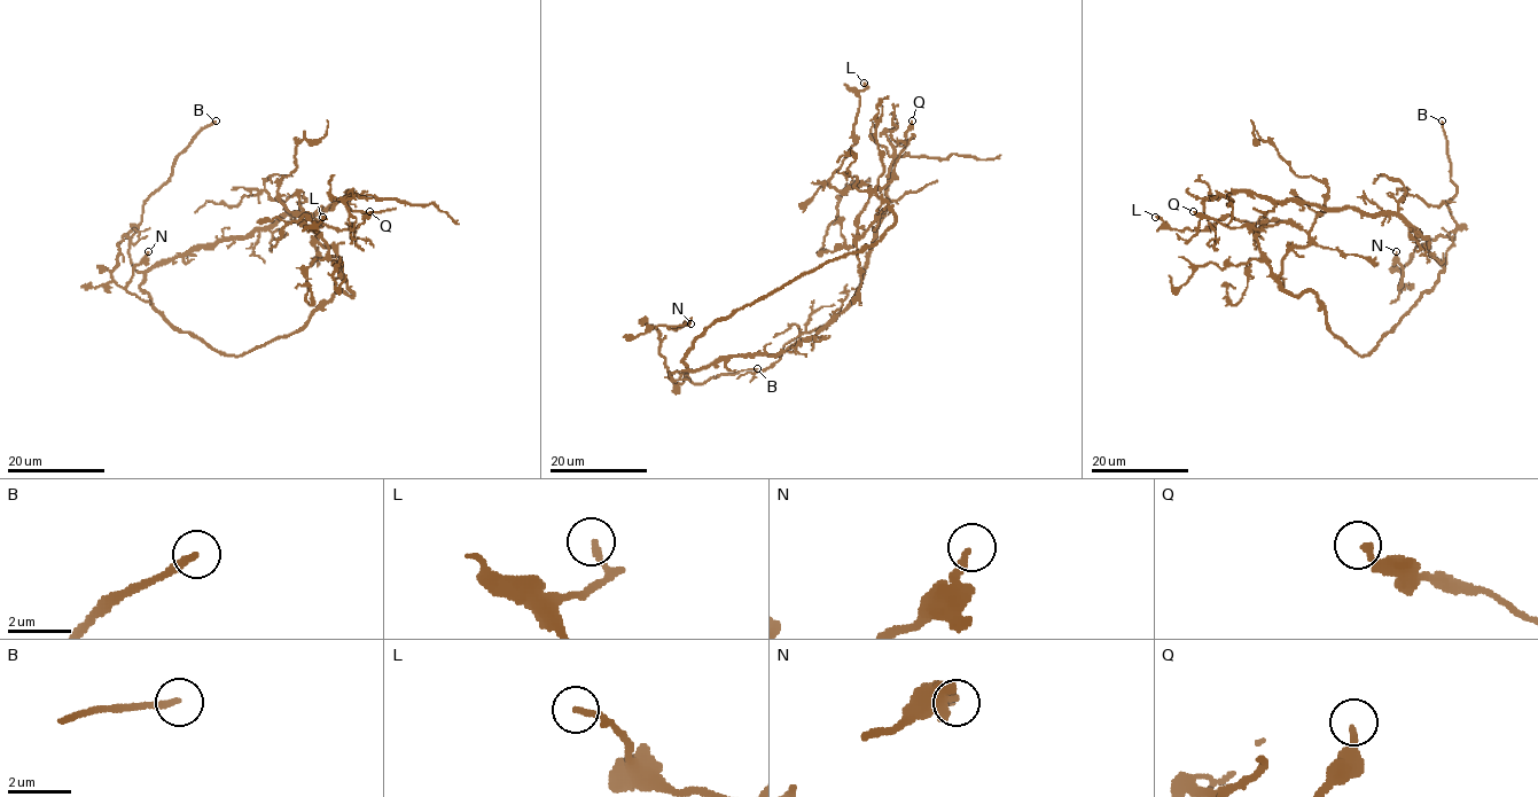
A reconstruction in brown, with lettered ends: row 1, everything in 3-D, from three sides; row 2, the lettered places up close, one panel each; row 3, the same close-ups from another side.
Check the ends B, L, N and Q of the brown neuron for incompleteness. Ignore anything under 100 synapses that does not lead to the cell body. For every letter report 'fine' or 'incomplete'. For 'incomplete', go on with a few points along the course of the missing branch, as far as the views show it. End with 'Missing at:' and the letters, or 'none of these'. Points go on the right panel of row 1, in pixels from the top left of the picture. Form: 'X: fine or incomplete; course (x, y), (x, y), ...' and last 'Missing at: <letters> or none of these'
B: incomplete; course (1442, 120), (1426, 101), (1404, 98), (1380, 73), (1368, 71), (1359, 63)
L: fine
N: fine
Q: fine
Missing at: B

